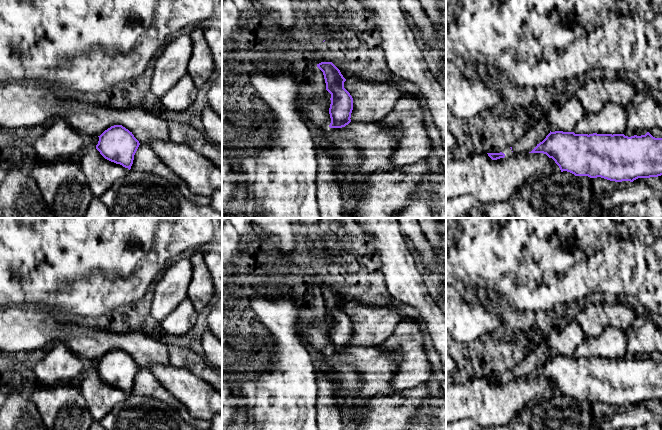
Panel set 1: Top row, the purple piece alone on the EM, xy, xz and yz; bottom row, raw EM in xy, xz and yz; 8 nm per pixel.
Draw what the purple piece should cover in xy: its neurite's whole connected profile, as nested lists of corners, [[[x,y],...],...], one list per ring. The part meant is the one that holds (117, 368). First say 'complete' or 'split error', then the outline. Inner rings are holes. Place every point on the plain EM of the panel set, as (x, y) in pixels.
complete; [[[114,349],[99,361],[96,373],[107,384],[131,393],[134,379],[140,369],[132,356],[122,349]]]

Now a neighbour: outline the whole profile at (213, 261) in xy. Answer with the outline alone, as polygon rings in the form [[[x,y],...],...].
[[[204,253],[206,266],[212,276],[217,296],[222,295],[222,256],[218,253]]]

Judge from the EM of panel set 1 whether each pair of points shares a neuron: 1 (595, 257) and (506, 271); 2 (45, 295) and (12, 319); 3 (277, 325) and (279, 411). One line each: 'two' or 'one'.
1: one
2: two
3: one

